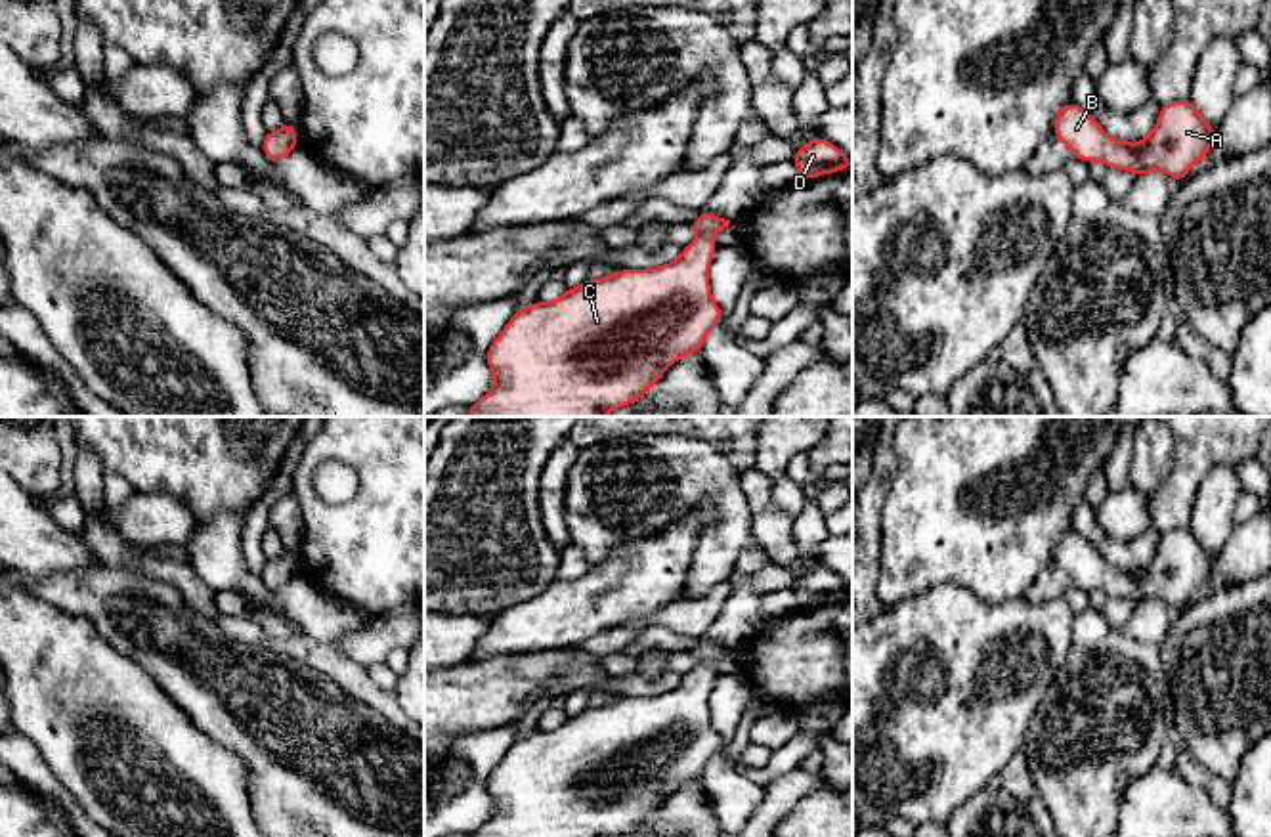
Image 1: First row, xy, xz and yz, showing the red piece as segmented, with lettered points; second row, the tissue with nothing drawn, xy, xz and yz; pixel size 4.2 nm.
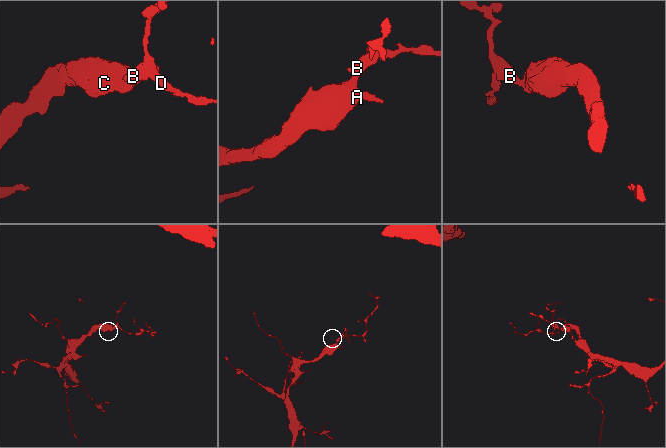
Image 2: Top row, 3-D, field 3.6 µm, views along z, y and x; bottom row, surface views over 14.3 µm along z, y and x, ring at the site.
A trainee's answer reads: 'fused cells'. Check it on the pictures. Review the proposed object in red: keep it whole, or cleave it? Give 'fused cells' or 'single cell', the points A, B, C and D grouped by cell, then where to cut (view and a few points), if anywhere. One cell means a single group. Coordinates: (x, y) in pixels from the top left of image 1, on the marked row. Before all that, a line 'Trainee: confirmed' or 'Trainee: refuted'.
Trainee: refuted
single cell; A B C D; no cut

